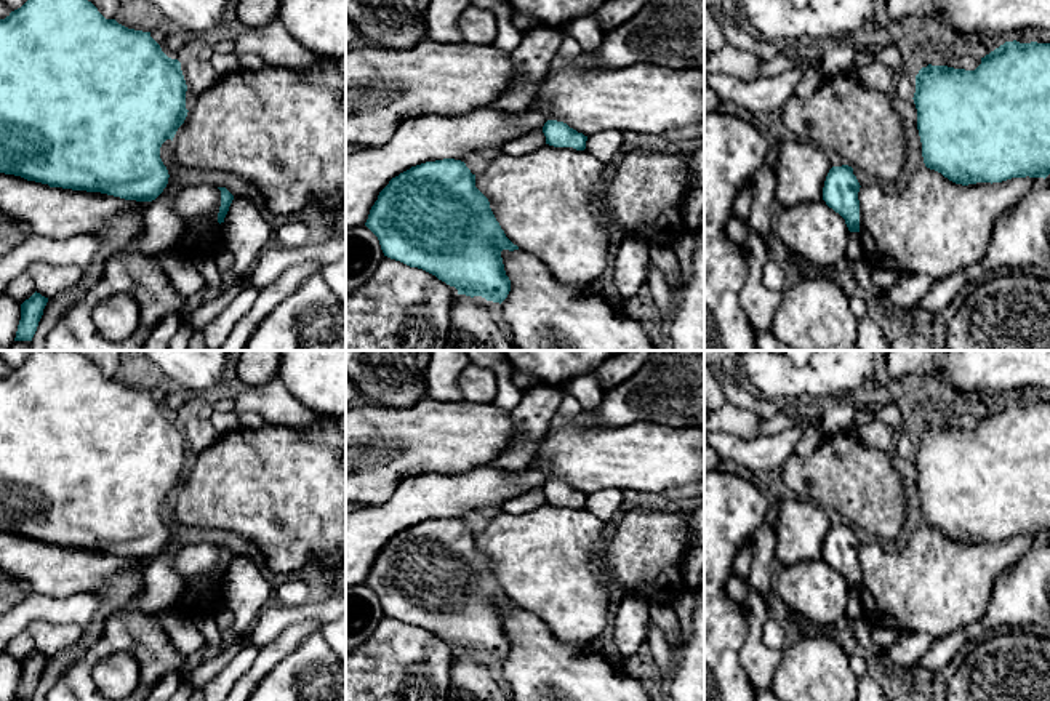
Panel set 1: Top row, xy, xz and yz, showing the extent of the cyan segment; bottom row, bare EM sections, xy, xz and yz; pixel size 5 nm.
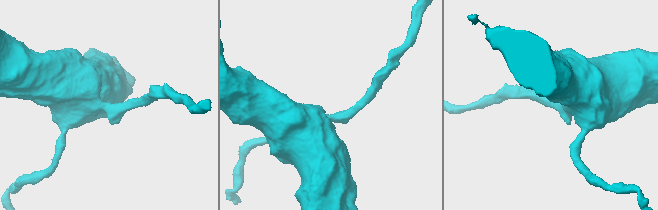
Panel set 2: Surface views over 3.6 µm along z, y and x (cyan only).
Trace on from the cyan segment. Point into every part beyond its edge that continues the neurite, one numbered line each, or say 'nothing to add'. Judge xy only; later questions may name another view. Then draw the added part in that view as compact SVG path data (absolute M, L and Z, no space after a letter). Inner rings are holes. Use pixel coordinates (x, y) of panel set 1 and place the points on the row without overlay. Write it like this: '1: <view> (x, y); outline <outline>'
nothing to add

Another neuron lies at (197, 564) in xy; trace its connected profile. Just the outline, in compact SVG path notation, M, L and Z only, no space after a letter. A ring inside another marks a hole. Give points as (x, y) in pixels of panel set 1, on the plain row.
M210 543L181 546L173 562L184 581L176 608L187 615L210 613L210 607L222 599L222 581L218 581L221 549Z

